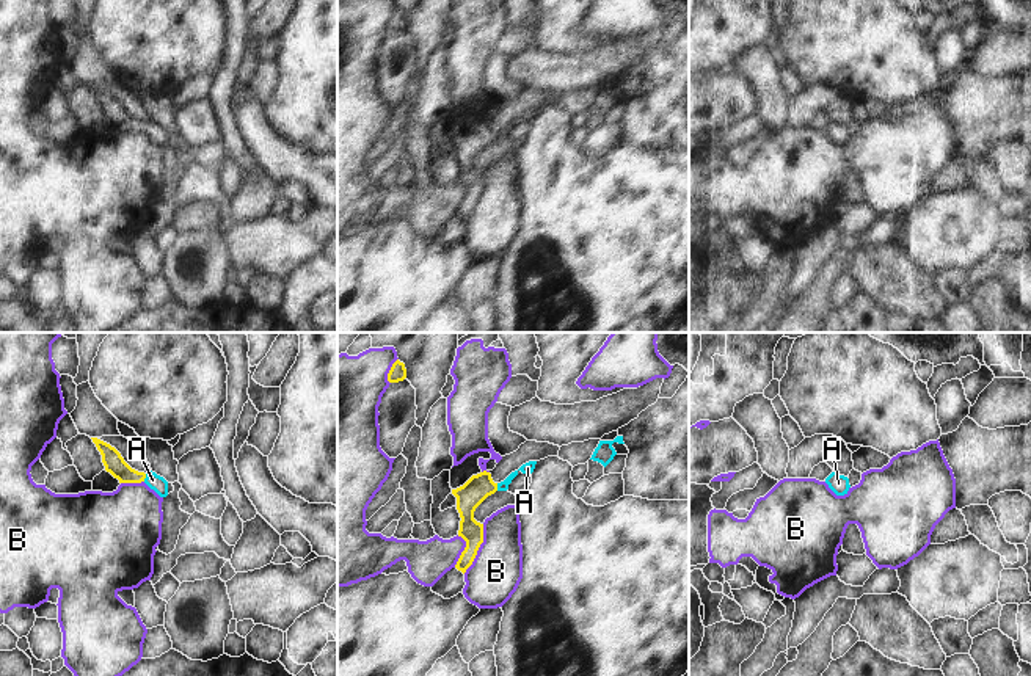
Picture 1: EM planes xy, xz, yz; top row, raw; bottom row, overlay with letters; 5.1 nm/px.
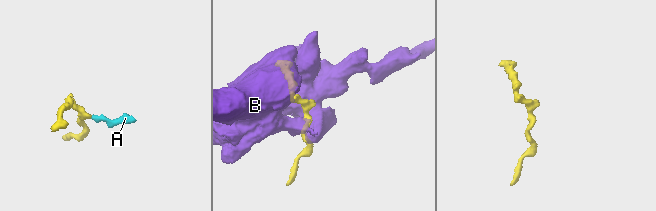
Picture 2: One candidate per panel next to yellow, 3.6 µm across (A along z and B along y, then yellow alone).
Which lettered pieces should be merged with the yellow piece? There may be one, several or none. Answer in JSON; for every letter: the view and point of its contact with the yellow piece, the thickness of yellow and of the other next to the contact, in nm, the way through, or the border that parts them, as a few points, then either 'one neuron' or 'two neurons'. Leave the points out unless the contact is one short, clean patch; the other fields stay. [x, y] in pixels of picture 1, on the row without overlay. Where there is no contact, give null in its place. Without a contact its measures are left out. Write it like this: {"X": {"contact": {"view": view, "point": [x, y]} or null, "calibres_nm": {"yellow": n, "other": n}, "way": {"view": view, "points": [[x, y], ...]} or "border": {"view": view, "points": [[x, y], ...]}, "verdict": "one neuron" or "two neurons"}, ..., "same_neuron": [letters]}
{"A": {"contact": {"view": "xy", "point": [145, 126]}, "calibres_nm": {"yellow": 100, "other": 80}, "way": {"view": "xy", "points": [[113, 110], [126, 123], [145, 126], [153, 129]]}, "verdict": "one neuron"}, "B": {"contact": {"view": "xz", "point": [477, 198]}, "calibres_nm": {"yellow": 120, "other": 260}, "verdict": "two neurons"}, "same_neuron": ["A"]}

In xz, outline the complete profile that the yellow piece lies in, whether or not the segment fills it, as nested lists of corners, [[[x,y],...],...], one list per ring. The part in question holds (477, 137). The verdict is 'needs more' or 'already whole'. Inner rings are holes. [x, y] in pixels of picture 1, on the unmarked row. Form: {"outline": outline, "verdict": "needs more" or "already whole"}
{"outline": [[[483,119],[472,124],[463,135],[452,138],[461,166],[458,185],[466,190],[466,196],[455,213],[463,223],[472,213],[477,199],[483,191],[483,173],[474,168],[475,157],[496,140],[507,140],[516,124],[518,119],[512,121],[504,130],[494,132],[491,122]]], "verdict": "needs more"}

